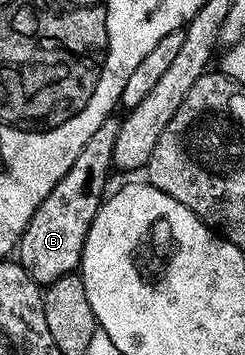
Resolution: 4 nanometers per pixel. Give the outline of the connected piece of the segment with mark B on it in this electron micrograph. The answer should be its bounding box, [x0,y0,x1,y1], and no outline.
[16,114,119,286]

